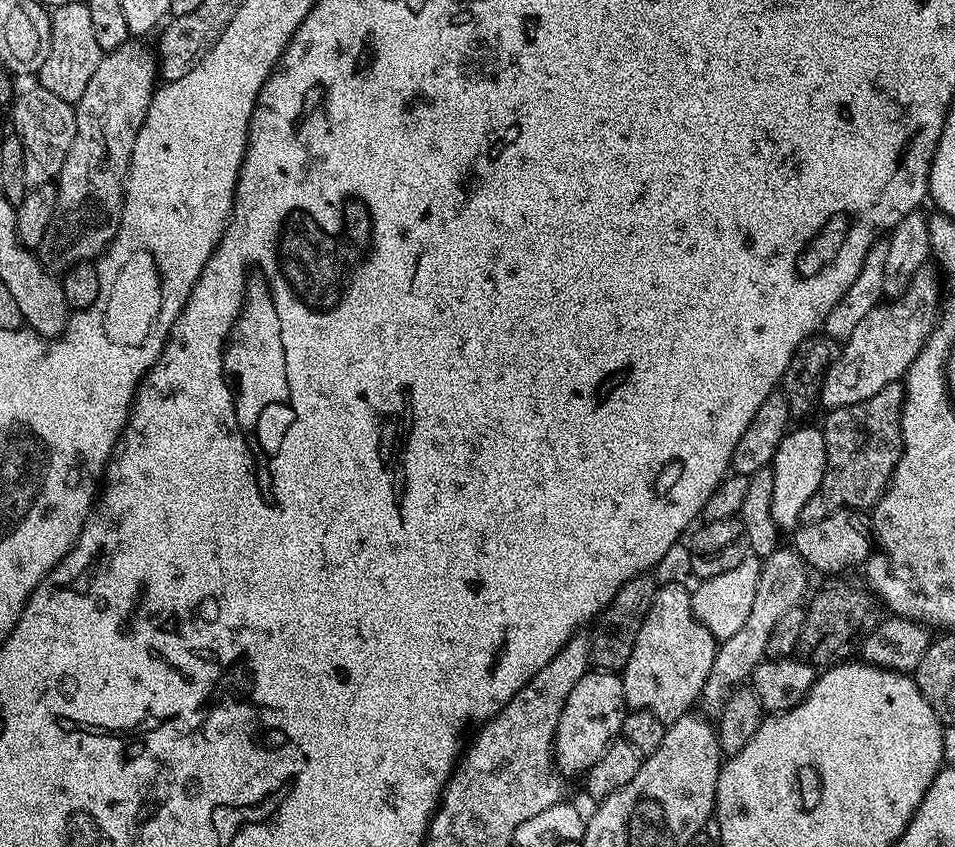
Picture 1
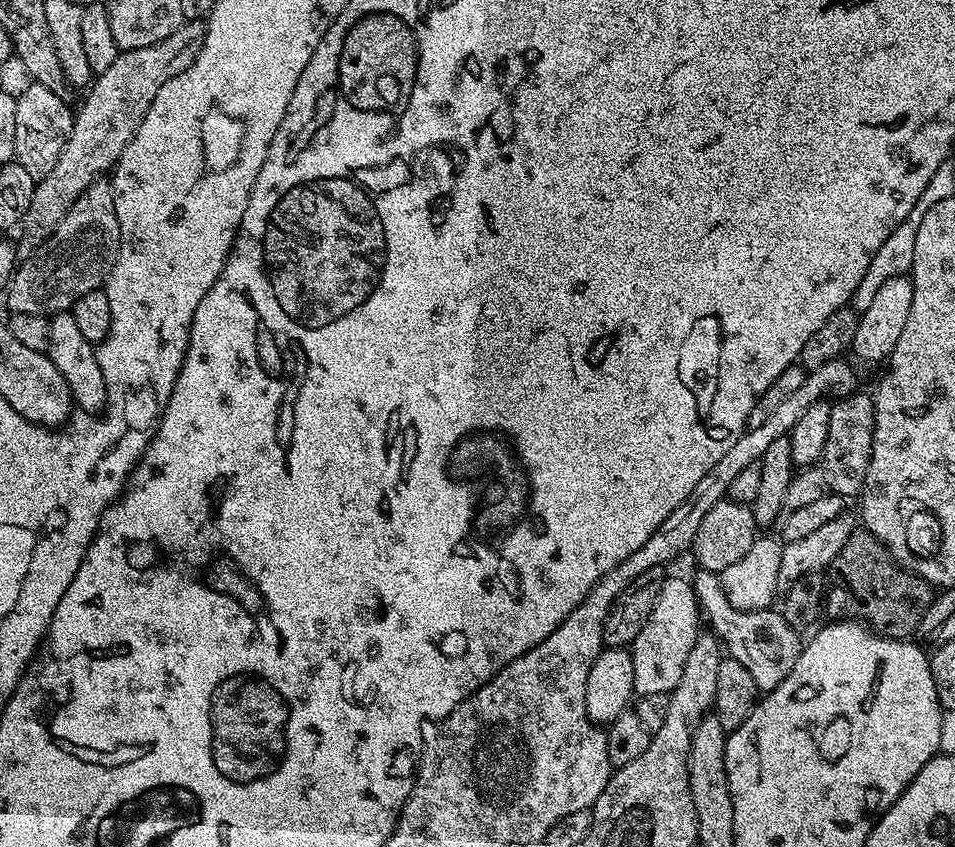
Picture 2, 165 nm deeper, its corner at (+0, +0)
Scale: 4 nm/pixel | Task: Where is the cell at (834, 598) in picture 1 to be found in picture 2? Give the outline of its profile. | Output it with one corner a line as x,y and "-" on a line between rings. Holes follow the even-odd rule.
863,530
854,531
846,538
846,546
838,550
826,569
826,584
826,612
833,621
884,624
883,631
894,640
911,637
919,629
922,614
926,614
934,599
933,585
904,571
889,556
884,544

